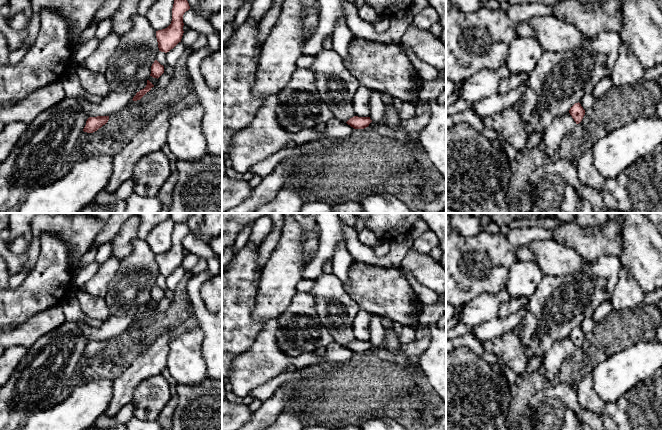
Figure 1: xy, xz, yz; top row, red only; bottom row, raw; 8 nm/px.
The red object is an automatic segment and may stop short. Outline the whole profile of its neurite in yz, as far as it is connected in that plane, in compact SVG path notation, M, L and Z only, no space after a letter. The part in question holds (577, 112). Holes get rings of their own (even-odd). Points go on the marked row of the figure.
M578 102L578 103L575 103L570 108L569 113L572 116L572 118L574 119L574 121L576 122L576 124L579 124L585 115L585 110L581 106L581 104Z

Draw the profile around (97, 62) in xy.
M111 32L103 40L99 41L95 51L84 61L84 68L95 73L104 73L108 61L120 43L120 36Z

